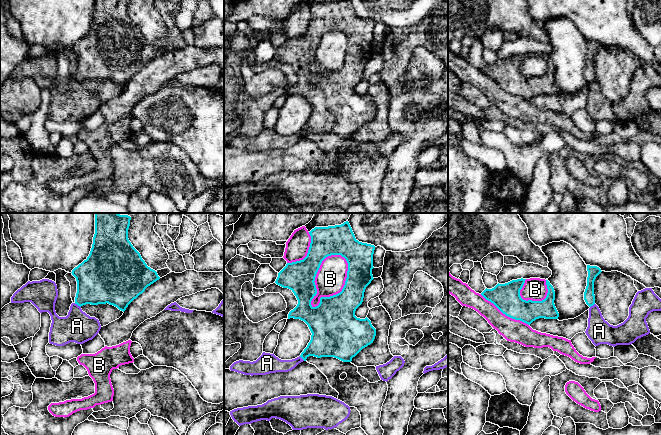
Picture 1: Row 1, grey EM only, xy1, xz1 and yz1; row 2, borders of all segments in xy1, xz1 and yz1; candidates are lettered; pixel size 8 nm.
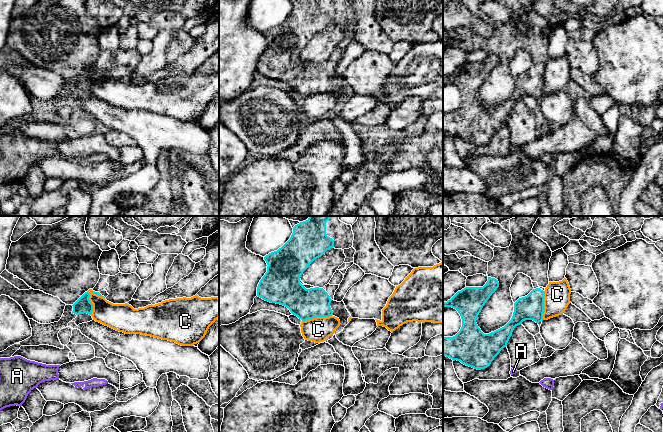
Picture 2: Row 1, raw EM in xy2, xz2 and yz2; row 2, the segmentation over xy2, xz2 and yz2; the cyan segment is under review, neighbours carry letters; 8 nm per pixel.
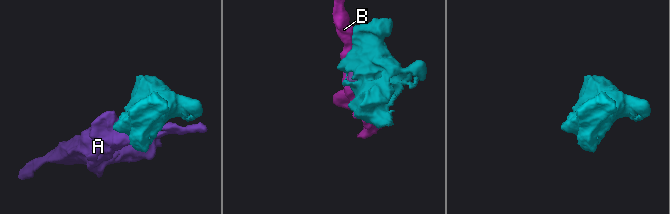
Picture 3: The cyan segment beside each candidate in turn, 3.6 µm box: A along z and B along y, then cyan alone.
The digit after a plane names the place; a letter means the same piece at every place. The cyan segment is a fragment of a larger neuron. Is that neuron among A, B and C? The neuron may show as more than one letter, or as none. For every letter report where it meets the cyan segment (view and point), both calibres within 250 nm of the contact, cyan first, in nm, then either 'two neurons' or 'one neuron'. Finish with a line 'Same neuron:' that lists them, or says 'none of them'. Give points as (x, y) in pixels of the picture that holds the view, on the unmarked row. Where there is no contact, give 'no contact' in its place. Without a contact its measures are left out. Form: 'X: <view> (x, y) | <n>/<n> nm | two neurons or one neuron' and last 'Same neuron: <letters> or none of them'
A: xy1 (77, 80) | 360/240 nm | two neurons
B: xz1 (315, 51) | 240/240 nm | two neurons
C: xy2 (91, 79) | 130/200 nm | two neurons
Same neuron: none of them

